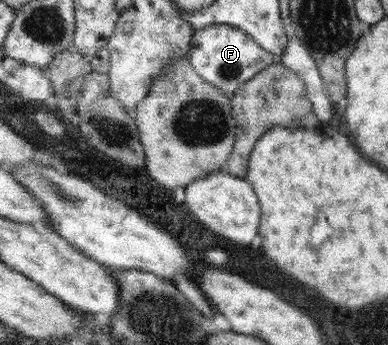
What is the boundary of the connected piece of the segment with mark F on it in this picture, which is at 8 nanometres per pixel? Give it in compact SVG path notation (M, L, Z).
M210 24L192 29L187 57L193 71L228 98L233 96L245 81L275 61L275 58L255 44L247 33L228 24Z

